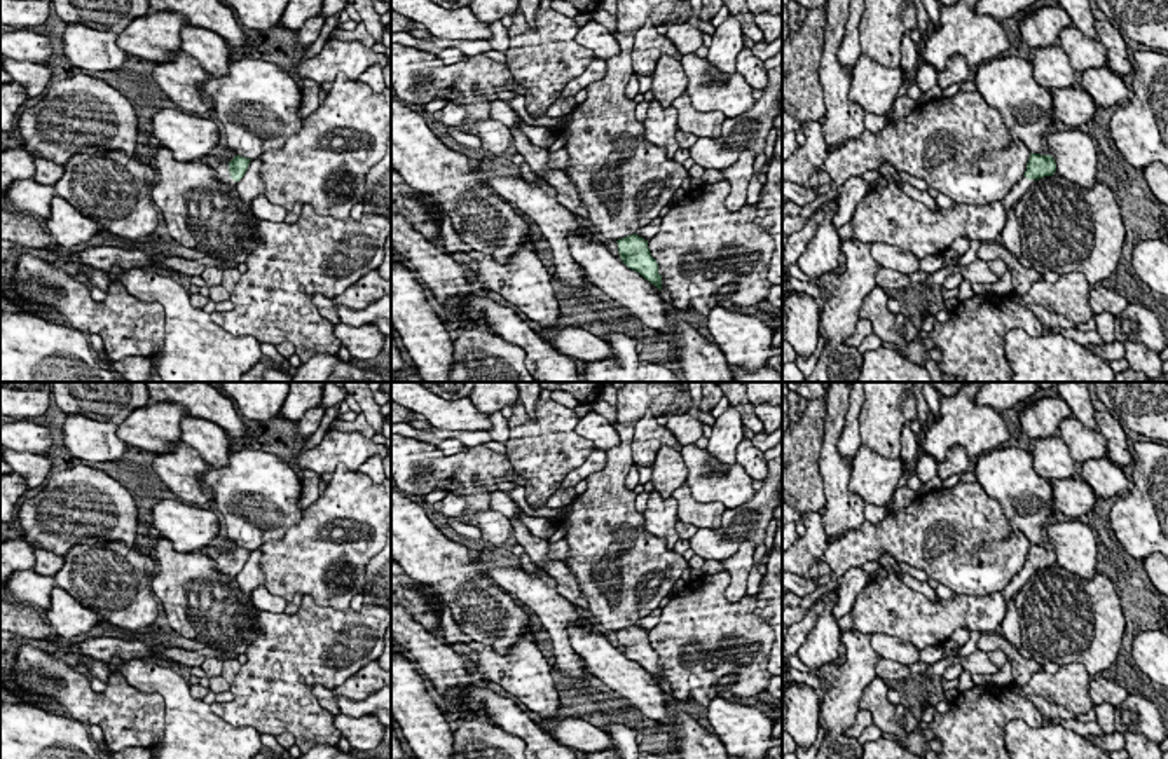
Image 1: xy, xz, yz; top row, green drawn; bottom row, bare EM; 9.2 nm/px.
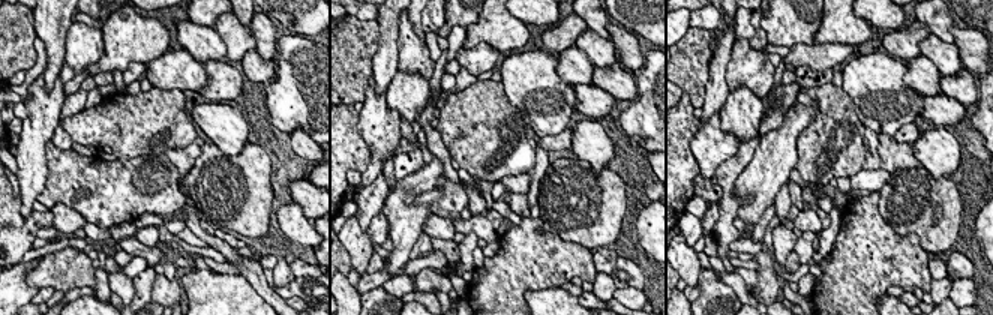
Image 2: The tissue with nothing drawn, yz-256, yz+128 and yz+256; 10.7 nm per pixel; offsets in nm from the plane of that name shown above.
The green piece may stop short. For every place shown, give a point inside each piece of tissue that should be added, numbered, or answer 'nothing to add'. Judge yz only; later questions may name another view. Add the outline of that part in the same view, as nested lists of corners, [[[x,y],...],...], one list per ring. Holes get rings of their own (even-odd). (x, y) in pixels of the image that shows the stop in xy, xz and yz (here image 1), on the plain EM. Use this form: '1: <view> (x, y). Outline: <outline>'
1: yz (1023, 574). Outline: [[[1021,567],[1021,571],[1013,578],[1013,581],[1002,590],[1006,605],[1013,598],[1014,593],[1021,590],[1021,586],[1030,579],[1030,571],[1027,567]]]

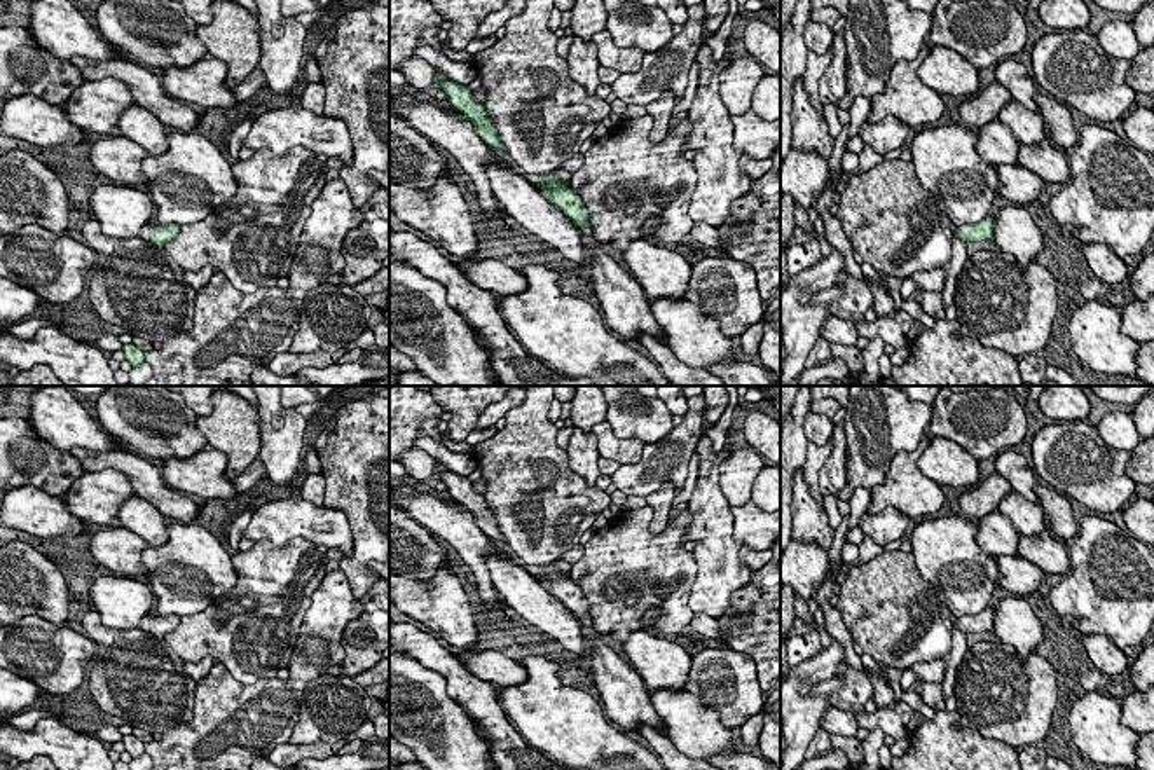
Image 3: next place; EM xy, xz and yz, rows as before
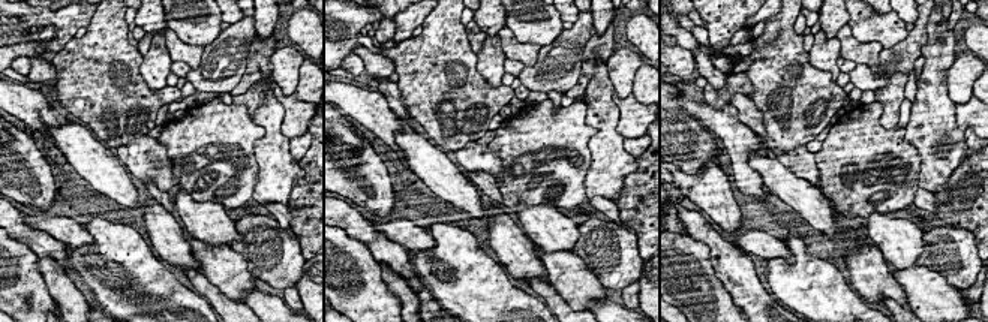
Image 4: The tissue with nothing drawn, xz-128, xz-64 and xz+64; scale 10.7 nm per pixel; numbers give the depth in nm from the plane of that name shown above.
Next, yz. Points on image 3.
nothing to add

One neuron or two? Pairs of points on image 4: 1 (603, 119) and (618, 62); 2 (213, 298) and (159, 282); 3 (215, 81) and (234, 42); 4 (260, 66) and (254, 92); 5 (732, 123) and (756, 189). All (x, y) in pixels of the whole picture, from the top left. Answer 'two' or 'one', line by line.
1: two
2: two
3: one
4: two
5: one

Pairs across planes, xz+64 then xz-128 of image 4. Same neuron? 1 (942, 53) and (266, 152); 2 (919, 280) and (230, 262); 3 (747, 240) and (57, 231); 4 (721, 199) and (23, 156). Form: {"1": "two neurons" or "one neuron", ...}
{"1": "one neuron", "2": "one neuron", "3": "one neuron", "4": "one neuron"}

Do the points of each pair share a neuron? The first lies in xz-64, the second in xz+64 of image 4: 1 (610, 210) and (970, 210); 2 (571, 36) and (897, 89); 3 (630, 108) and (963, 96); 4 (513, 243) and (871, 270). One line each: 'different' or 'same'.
1: different
2: different
3: different
4: same

